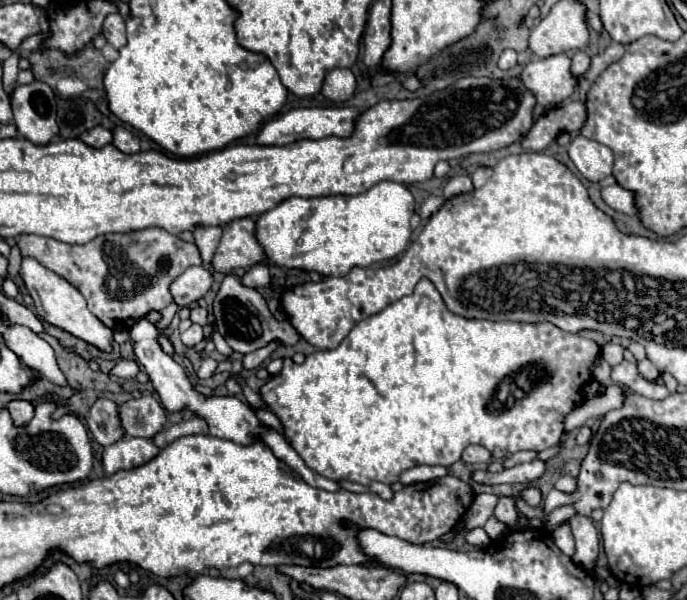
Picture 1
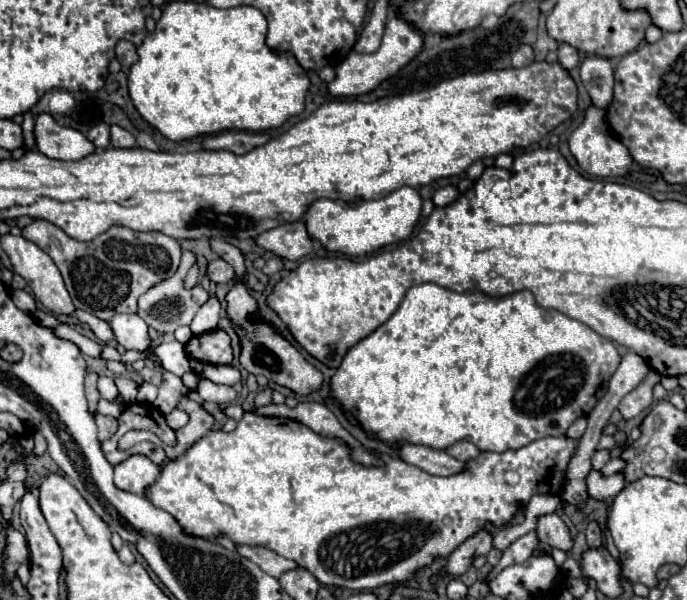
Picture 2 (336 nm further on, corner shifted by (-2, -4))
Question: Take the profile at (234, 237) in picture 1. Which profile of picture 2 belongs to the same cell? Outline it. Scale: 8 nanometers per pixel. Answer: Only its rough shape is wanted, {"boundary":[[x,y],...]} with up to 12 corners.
{"boundary":[[304,221],[260,233],[256,243],[286,261],[312,251]]}

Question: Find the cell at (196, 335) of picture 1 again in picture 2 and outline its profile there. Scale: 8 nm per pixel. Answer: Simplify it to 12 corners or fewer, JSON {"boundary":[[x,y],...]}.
{"boundary":[[210,297],[196,313],[190,329],[196,337],[216,329],[220,303]]}

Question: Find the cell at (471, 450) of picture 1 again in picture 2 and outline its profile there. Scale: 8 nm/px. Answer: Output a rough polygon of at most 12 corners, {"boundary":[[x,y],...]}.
{"boundary":[[458,441],[446,449],[458,461],[478,457],[480,449],[474,443]]}

